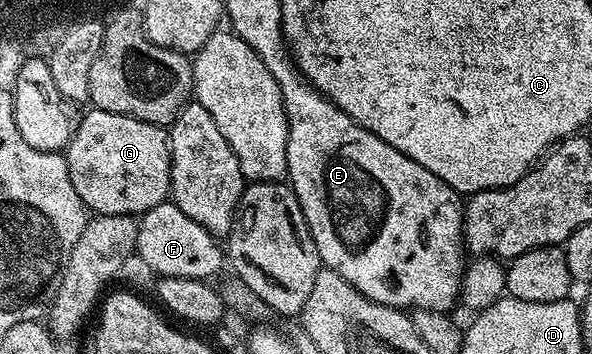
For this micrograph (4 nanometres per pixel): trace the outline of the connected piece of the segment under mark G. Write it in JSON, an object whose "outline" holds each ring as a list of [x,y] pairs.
{"outline":[[[89,108],[76,123],[73,138],[63,151],[71,184],[86,211],[140,216],[170,197],[169,135],[162,127]]]}

